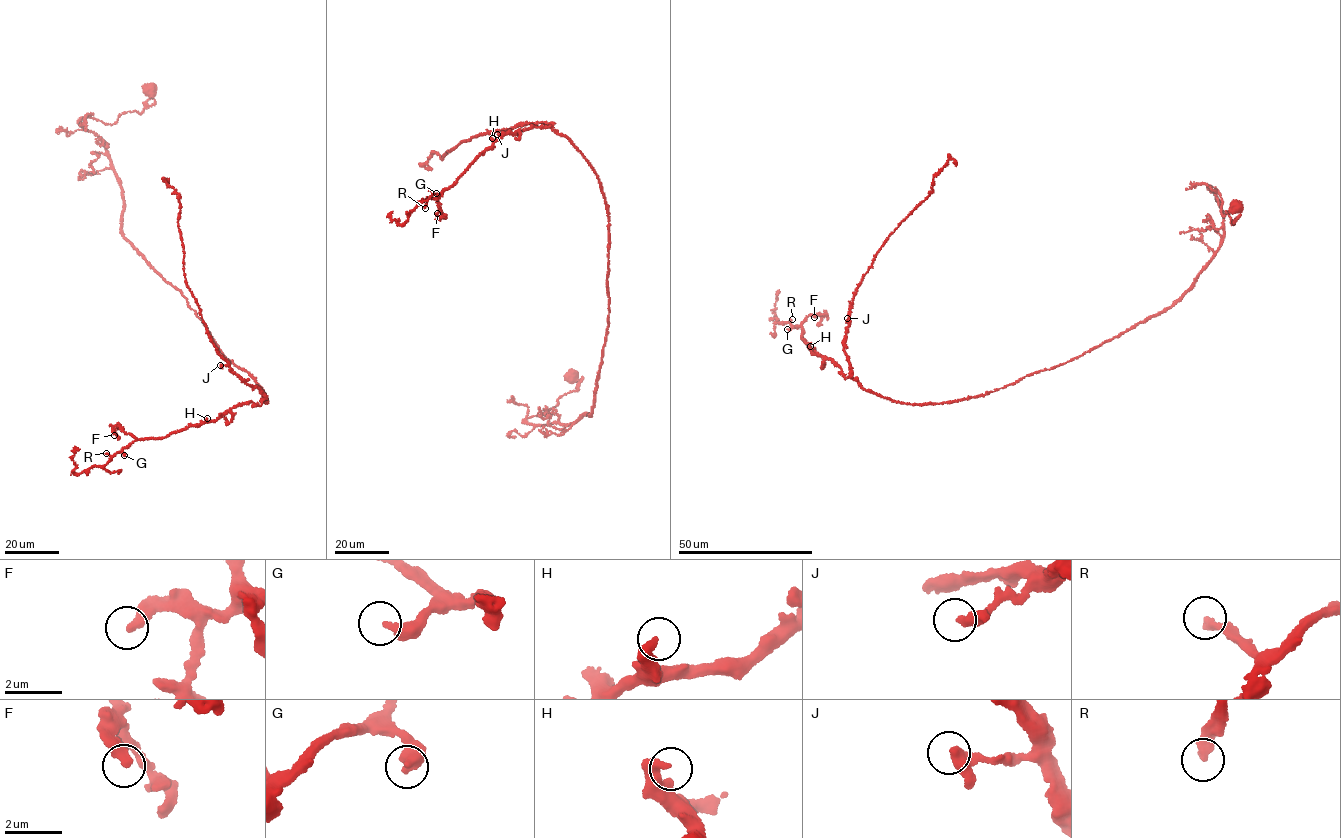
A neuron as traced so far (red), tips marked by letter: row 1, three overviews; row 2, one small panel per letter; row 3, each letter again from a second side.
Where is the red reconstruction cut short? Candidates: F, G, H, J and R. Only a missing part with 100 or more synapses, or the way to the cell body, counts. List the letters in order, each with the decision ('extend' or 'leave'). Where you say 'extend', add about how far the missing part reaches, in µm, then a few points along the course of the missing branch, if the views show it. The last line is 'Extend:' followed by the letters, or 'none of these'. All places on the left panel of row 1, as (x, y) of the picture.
F: leave
G: leave
H: leave
J: leave
R: extend | 30 µm | (106, 453), (86, 440), (88, 427), (84, 421), (71, 425), (62, 422)
Extend: R

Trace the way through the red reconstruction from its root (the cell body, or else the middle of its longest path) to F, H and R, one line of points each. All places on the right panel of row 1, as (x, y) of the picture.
F: (1235, 207), (1232, 224), (1216, 193), (1223, 239), (1170, 307), (974, 398), (868, 391), (810, 350), (814, 317)
H: (1235, 207), (1232, 224), (1216, 193), (1223, 239), (1170, 307), (985, 394), (897, 402), (845, 378), (810, 346)
R: (1235, 207), (1232, 224), (1216, 193), (1223, 239), (1170, 307), (974, 398), (876, 395), (812, 352), (792, 319)

